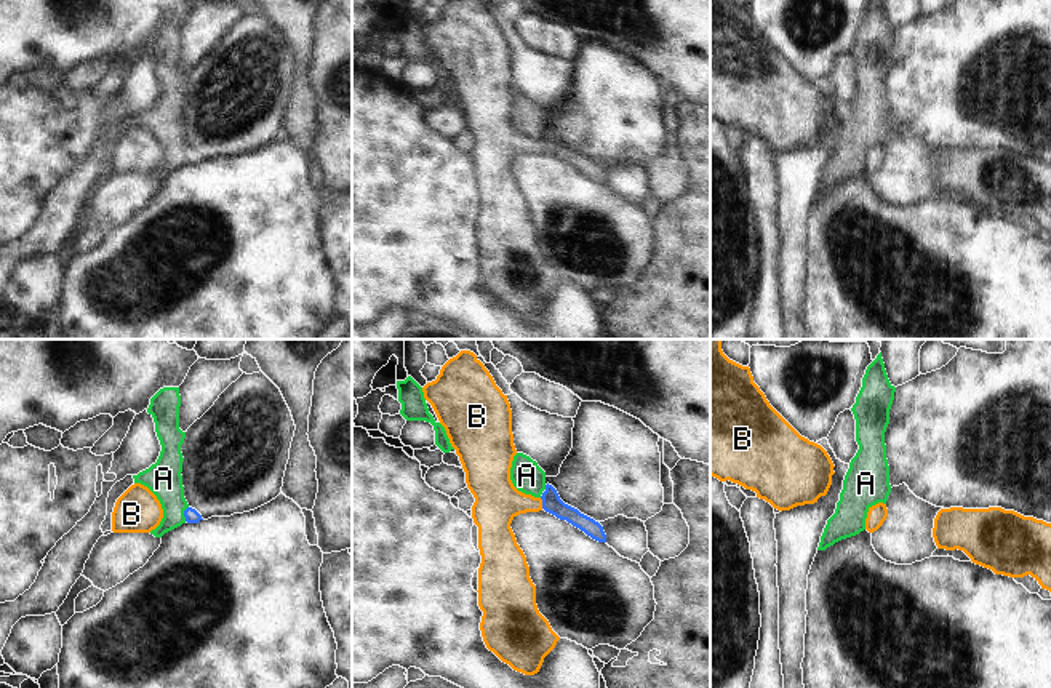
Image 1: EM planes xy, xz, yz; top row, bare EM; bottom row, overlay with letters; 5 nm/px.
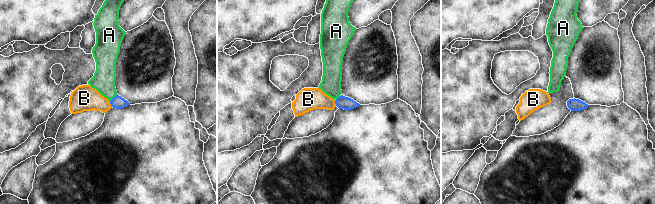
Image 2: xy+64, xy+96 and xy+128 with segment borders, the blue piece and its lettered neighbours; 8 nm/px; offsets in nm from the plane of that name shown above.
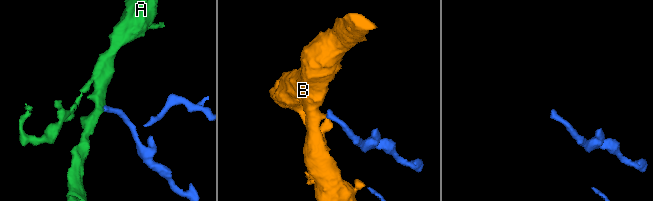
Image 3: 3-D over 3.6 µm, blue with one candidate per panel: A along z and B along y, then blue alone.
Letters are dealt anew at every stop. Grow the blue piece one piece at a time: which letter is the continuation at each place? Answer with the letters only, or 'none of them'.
B

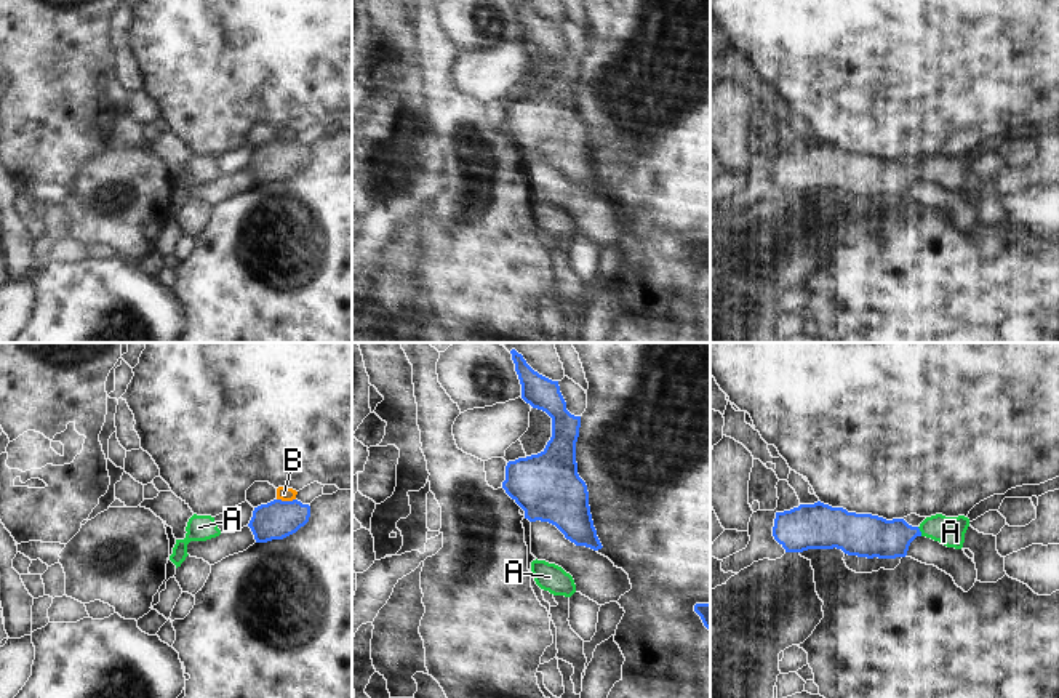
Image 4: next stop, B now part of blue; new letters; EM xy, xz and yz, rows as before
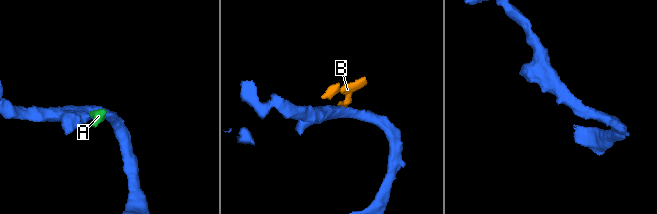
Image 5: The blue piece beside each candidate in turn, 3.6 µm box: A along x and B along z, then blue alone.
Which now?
A

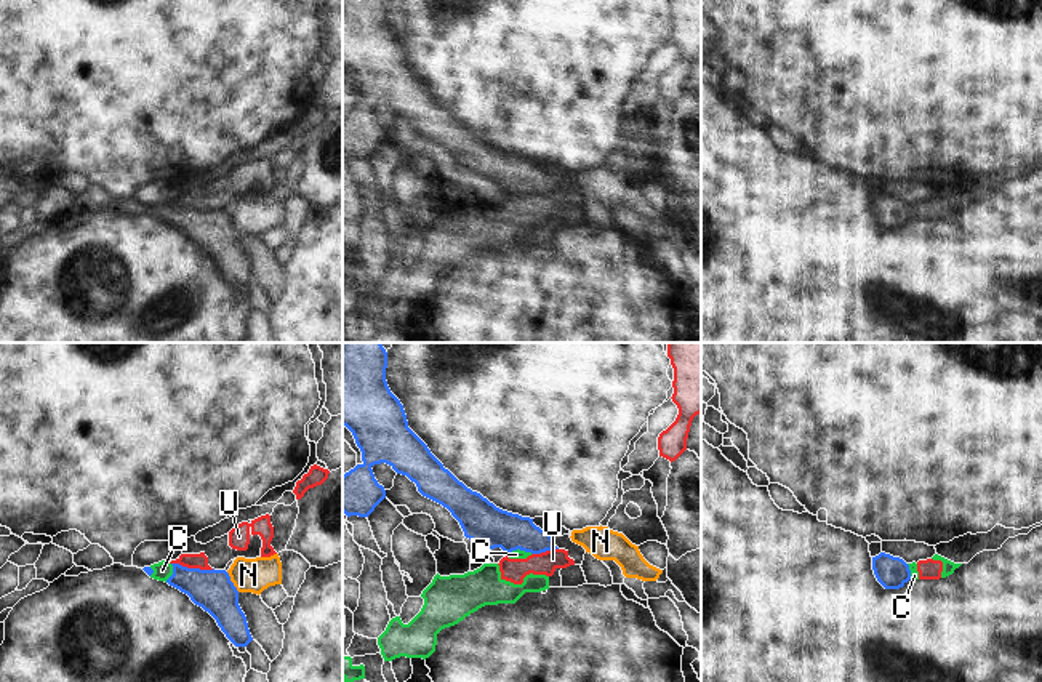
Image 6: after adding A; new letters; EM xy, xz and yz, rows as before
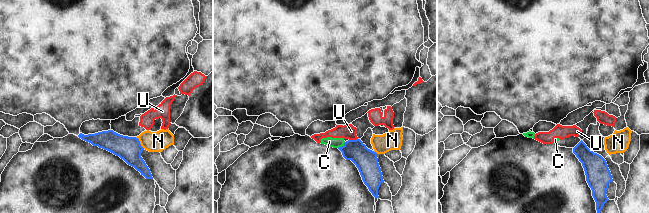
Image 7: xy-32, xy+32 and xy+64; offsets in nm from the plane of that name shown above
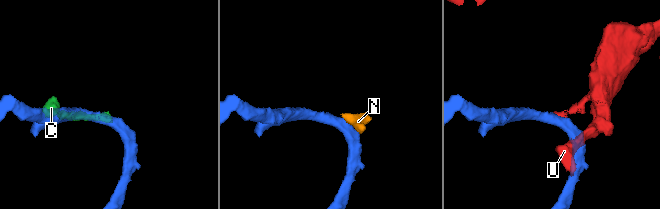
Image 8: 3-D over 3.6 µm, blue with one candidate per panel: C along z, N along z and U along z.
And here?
none of them

